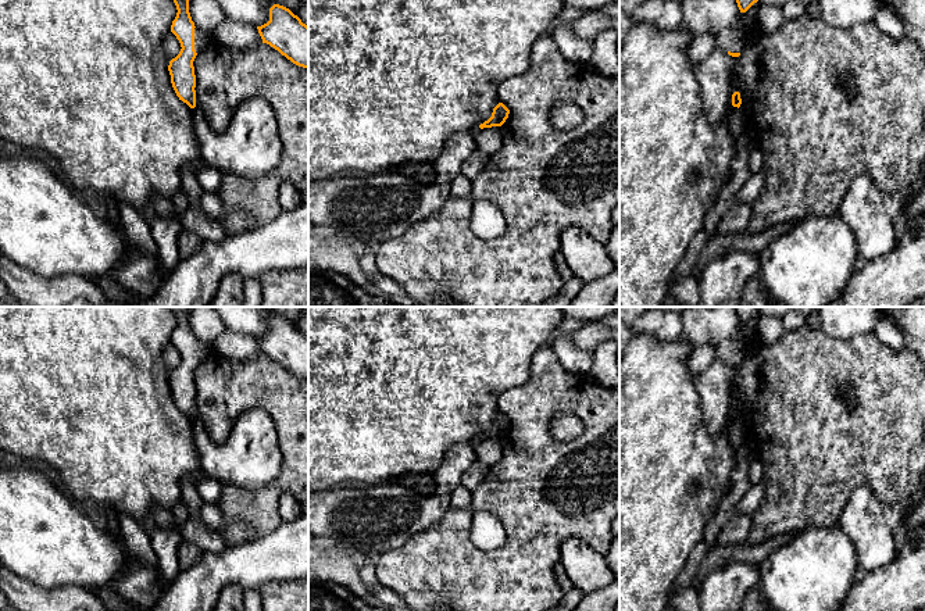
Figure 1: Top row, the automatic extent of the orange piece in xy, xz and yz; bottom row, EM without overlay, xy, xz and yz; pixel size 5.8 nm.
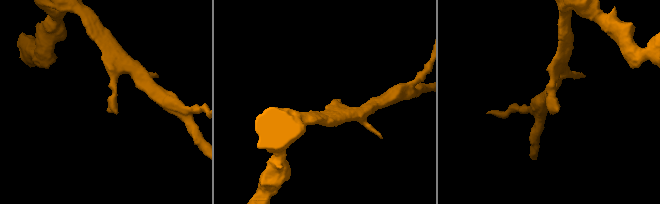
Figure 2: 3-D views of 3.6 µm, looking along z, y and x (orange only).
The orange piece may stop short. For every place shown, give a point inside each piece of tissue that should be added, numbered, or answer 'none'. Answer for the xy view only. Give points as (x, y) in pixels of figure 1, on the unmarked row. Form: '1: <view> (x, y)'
1: xy (200, 350)

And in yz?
1: yz (731, 350)

